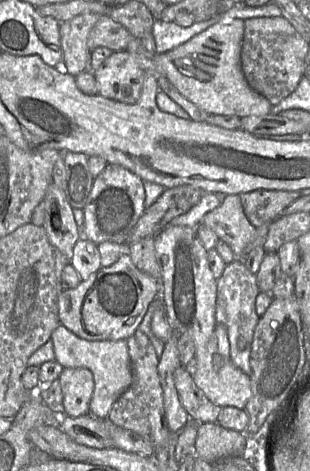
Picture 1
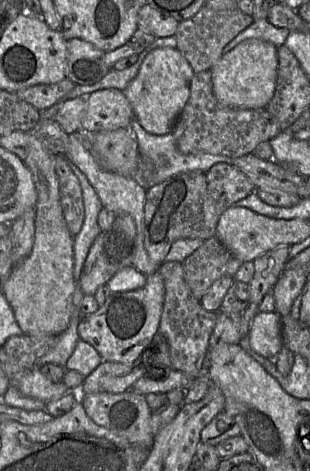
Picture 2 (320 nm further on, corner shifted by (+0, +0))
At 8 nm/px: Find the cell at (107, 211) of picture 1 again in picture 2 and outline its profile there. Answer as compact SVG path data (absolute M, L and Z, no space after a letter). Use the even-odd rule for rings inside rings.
M117 214L109 231L101 231L89 248L79 278L83 295L94 296L99 287L106 285L108 280L121 268L132 266L136 226L128 214Z

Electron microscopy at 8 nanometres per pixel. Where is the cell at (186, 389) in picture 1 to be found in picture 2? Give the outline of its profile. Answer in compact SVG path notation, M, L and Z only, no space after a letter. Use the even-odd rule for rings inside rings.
M164 261L158 272L165 288L158 333L168 342L172 369L185 374L199 374L204 371L204 360L216 325L217 313L206 311L193 296L184 280L182 263Z

